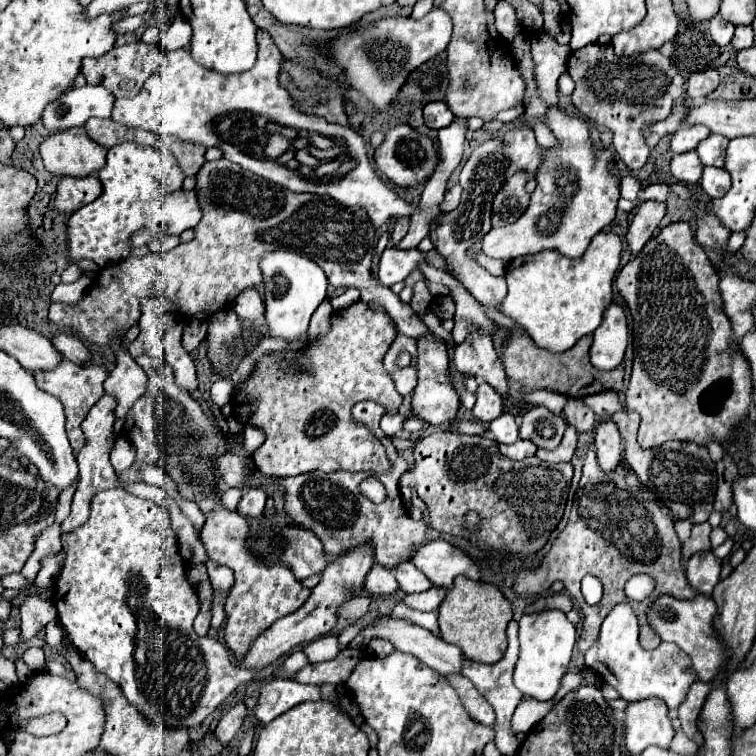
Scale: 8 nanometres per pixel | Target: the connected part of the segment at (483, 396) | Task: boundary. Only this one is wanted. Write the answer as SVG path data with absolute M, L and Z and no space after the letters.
M480 384L476 390L476 406L472 408L472 416L478 422L492 422L494 418L498 418L504 410L504 400L502 396L490 386L490 384Z

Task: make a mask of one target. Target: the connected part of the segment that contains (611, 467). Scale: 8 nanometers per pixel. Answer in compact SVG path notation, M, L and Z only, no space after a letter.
M604 422L596 428L596 456L598 456L598 464L604 472L614 472L620 466L620 458L624 452L622 446L622 438L620 432L616 428L614 422Z

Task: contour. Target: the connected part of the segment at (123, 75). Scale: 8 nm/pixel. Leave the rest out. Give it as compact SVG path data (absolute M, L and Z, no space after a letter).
M144 42L136 44L126 44L126 48L112 48L106 56L102 58L86 58L82 62L82 74L86 76L88 84L100 84L108 88L116 98L130 98L136 96L144 84L144 80L158 70L166 62L164 52L160 46L150 46Z

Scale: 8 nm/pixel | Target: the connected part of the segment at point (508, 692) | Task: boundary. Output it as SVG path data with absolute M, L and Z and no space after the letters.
M512 620L508 624L508 650L506 650L506 654L504 654L504 658L500 662L496 662L496 664L480 664L480 662L474 662L474 660L464 660L464 664L462 664L462 674L472 680L472 684L478 688L478 692L490 702L490 706L496 712L496 724L494 724L496 748L502 754L516 754L516 750L520 746L518 738L510 732L512 714L514 714L518 702L522 700L522 692L512 682L512 672L514 672L516 660L518 660L518 622Z

